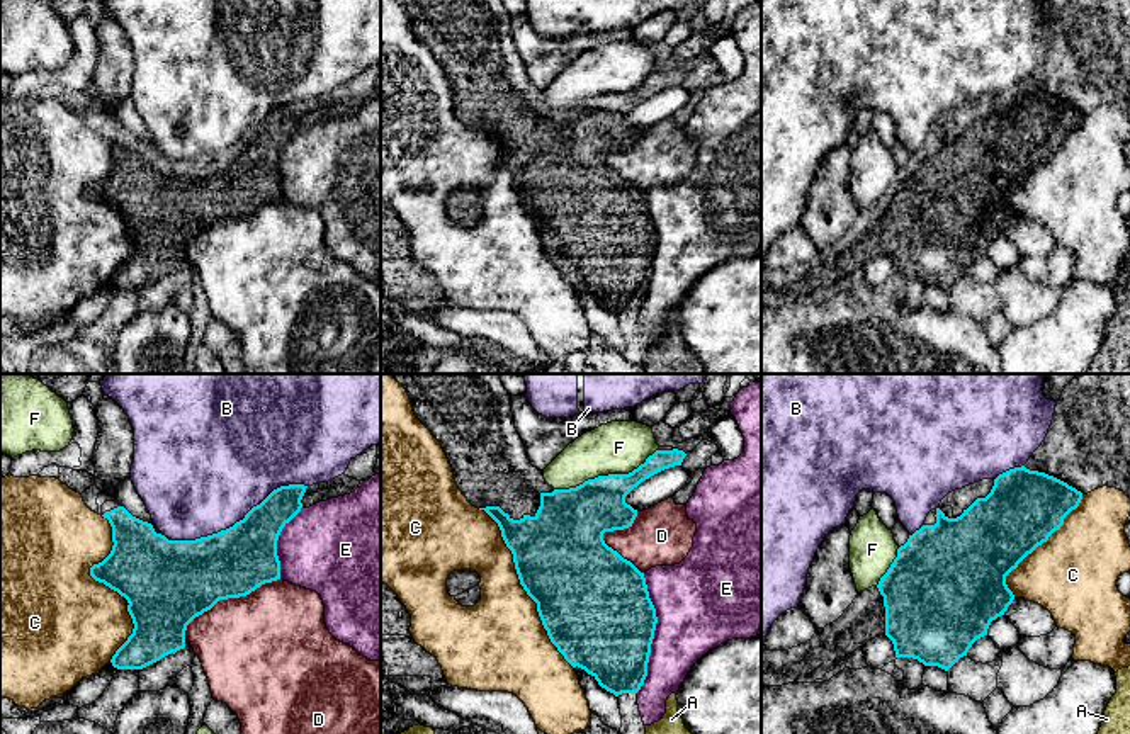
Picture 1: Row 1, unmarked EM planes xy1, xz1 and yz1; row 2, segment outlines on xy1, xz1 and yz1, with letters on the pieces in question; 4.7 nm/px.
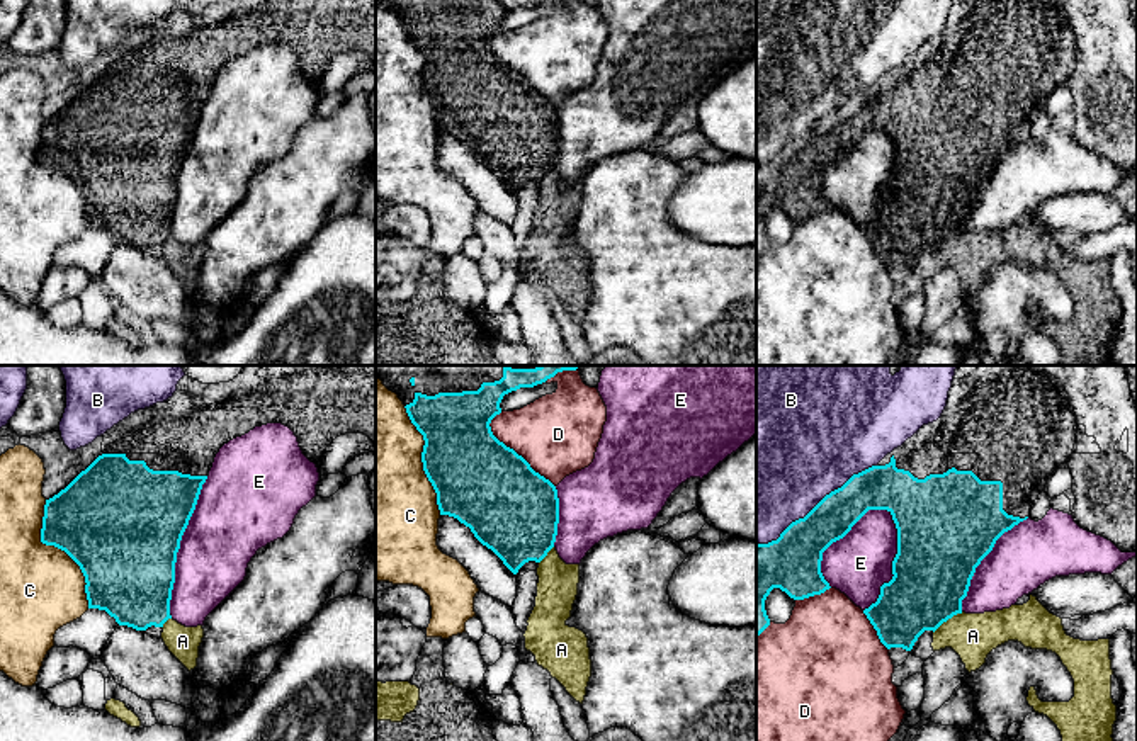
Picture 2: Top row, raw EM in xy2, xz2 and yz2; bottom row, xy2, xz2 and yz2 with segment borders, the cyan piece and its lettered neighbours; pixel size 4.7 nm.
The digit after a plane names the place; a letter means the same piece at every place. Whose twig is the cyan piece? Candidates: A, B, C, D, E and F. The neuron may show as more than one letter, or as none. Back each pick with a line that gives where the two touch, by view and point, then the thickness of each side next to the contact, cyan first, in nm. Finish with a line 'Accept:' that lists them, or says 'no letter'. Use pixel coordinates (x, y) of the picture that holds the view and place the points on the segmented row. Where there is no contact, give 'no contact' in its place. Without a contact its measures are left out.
Accept: no letter

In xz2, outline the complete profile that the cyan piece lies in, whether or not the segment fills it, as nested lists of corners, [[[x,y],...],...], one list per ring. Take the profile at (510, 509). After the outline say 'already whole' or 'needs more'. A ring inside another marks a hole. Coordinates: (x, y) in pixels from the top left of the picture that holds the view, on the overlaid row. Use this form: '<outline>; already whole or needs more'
[[[376,365],[376,379],[398,394],[416,430],[423,435],[423,471],[437,493],[440,515],[457,518],[471,529],[474,537],[491,549],[503,564],[517,574],[529,563],[540,563],[554,547],[559,523],[559,498],[556,486],[535,472],[513,449],[500,442],[491,432],[491,420],[501,413],[505,394],[520,387],[534,387],[563,370],[580,365],[539,365],[535,369],[512,369],[501,365]]]; needs more

